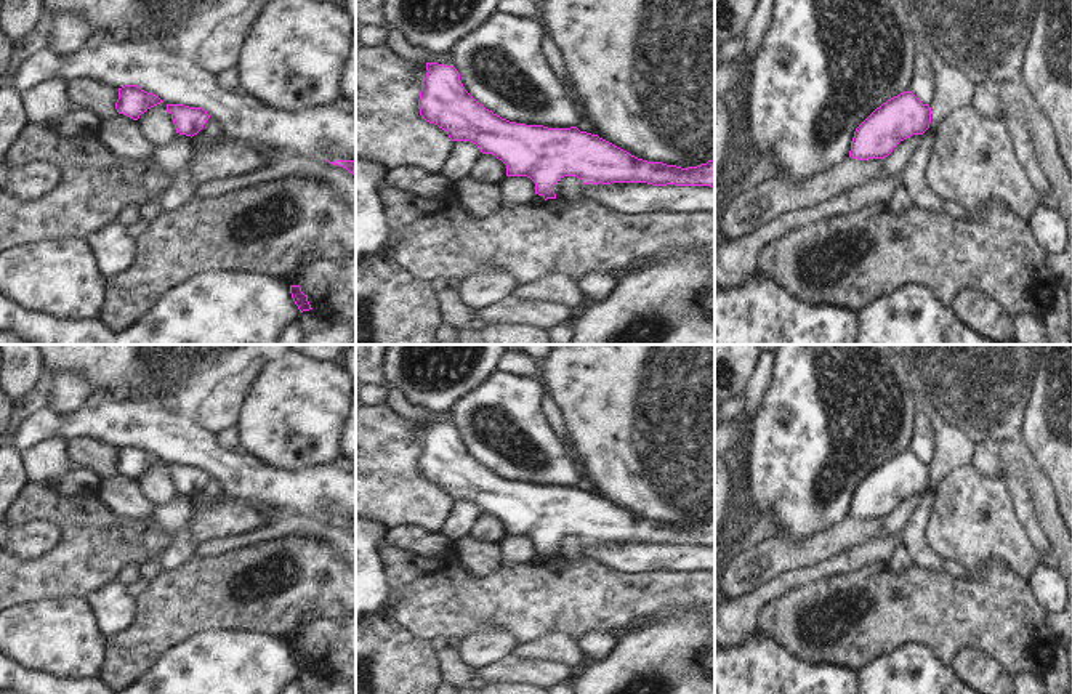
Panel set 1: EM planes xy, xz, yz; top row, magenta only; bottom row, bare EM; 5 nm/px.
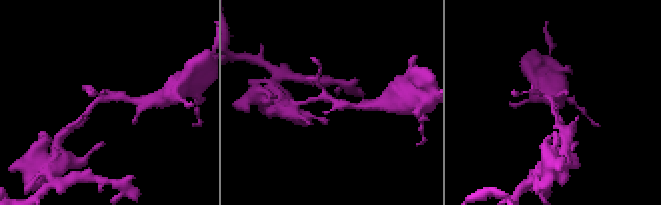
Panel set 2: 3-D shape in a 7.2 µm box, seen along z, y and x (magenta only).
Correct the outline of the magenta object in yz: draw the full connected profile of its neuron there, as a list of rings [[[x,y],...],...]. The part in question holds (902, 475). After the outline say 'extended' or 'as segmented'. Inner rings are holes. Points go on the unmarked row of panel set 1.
[[[904,450],[877,466],[854,490],[851,518],[885,518],[912,494],[923,494],[931,482],[931,466],[912,450]]]; as segmented

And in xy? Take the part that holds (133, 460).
[[[125,444],[119,447],[119,458],[115,468],[133,479],[138,479],[147,468],[163,462],[159,455],[141,449],[136,444]]]; as segmented

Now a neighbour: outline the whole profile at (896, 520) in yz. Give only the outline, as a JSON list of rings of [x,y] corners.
[[[912,494],[910,497],[901,500],[893,508],[893,511],[883,518],[883,526],[875,537],[893,537],[896,534],[901,534],[920,498],[921,494]]]

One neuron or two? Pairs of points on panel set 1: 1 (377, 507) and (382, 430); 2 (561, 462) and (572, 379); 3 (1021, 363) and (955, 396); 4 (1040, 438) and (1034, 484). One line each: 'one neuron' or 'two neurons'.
1: one neuron
2: two neurons
3: one neuron
4: two neurons

